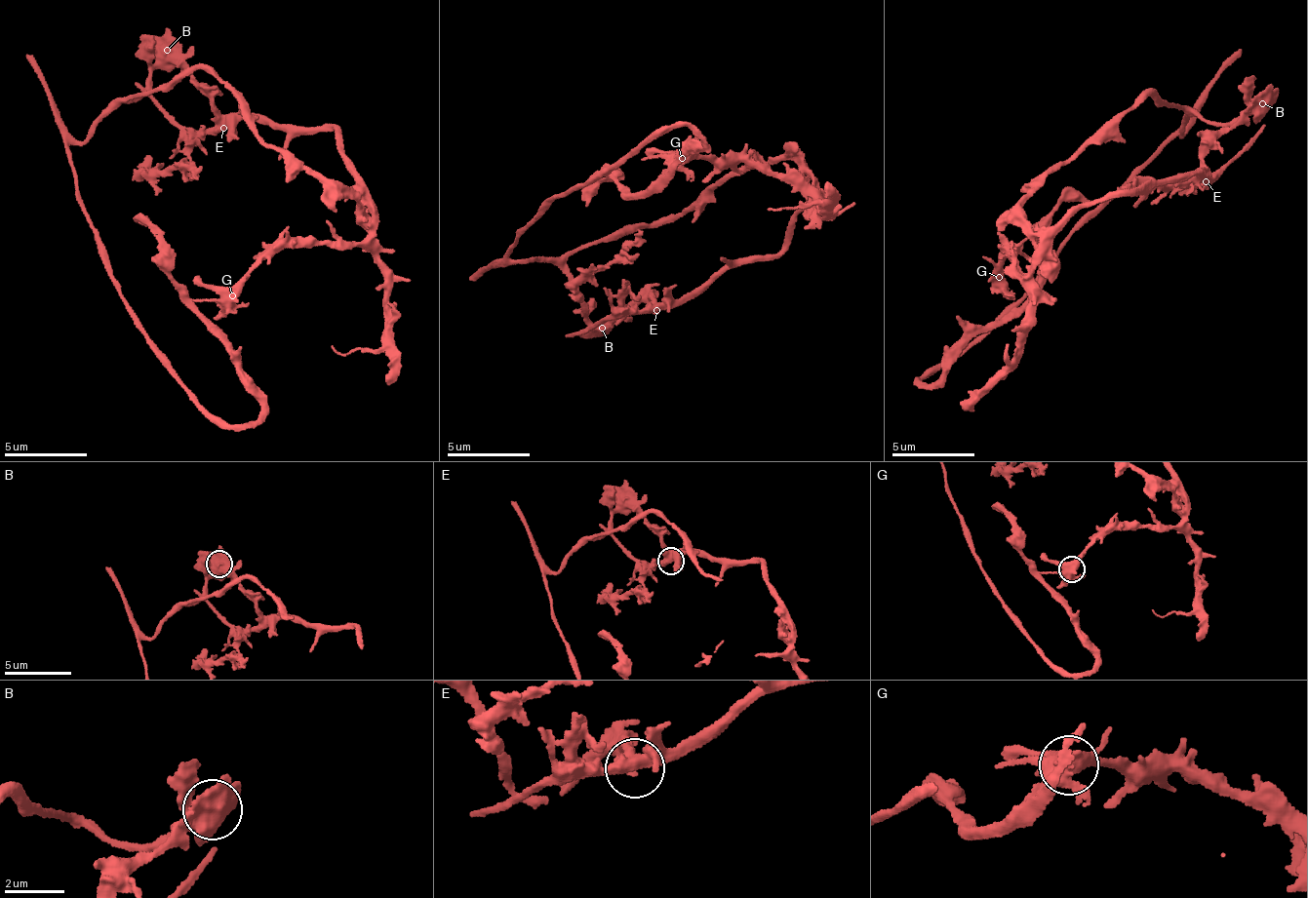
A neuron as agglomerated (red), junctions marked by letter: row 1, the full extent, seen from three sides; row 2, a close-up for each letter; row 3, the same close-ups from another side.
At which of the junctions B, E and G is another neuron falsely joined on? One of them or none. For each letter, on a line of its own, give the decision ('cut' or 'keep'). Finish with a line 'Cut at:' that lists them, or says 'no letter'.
B: cut
E: keep
G: keep
Cut at: B

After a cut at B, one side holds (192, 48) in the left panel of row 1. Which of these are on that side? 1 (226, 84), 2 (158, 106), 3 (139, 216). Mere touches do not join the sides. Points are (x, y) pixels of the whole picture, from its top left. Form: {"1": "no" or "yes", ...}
{"1": "no", "2": "yes", "3": "no"}

